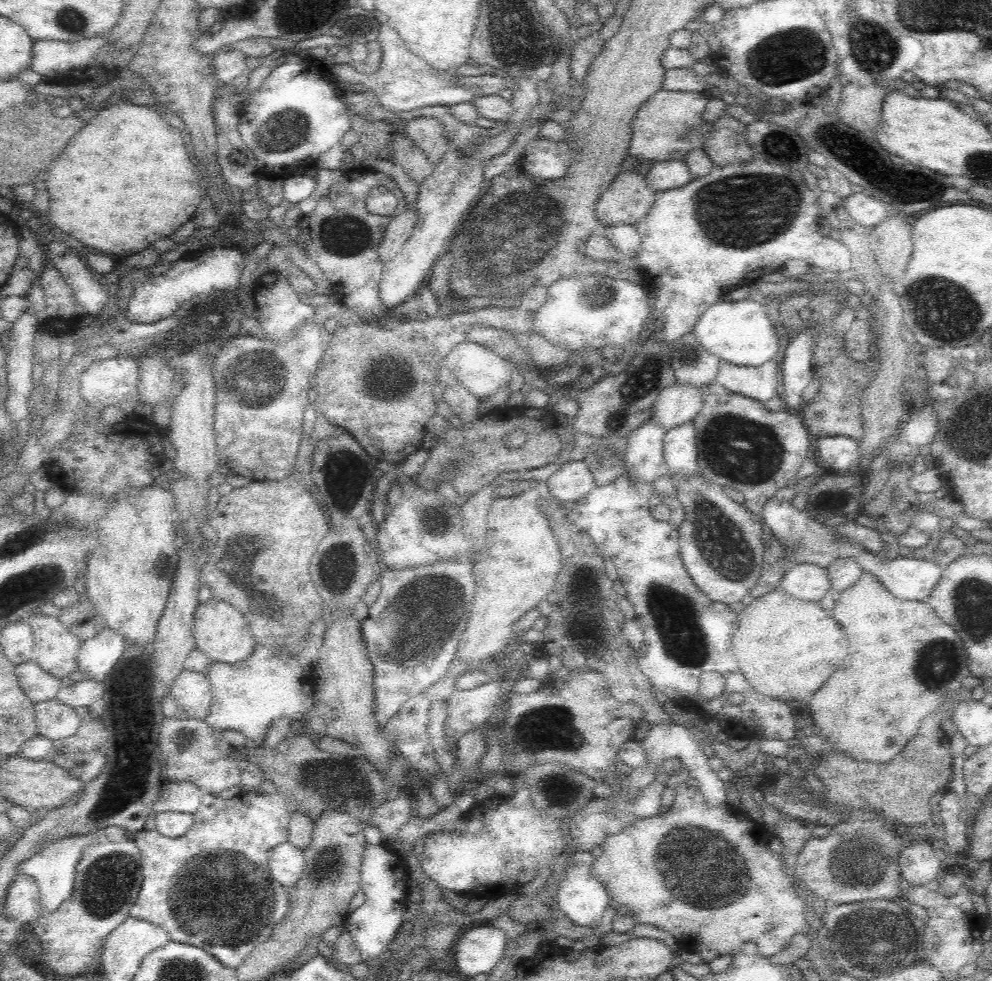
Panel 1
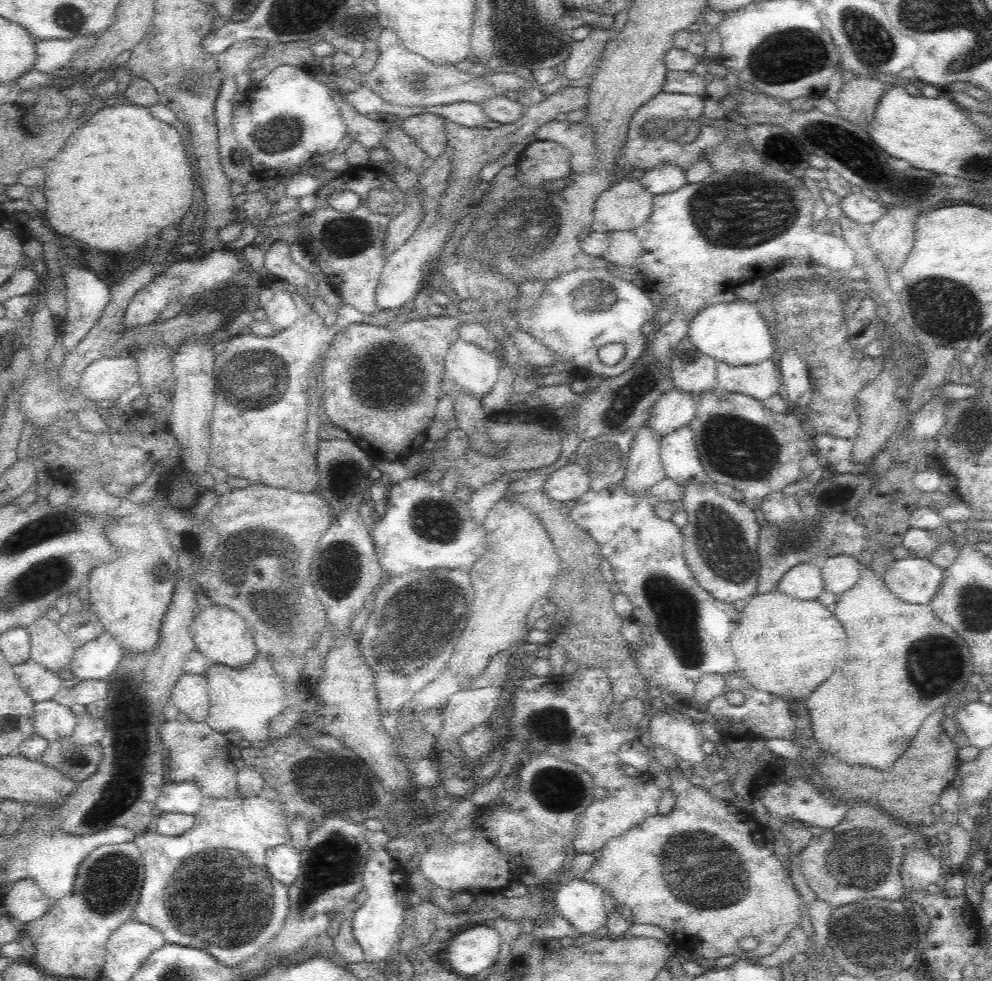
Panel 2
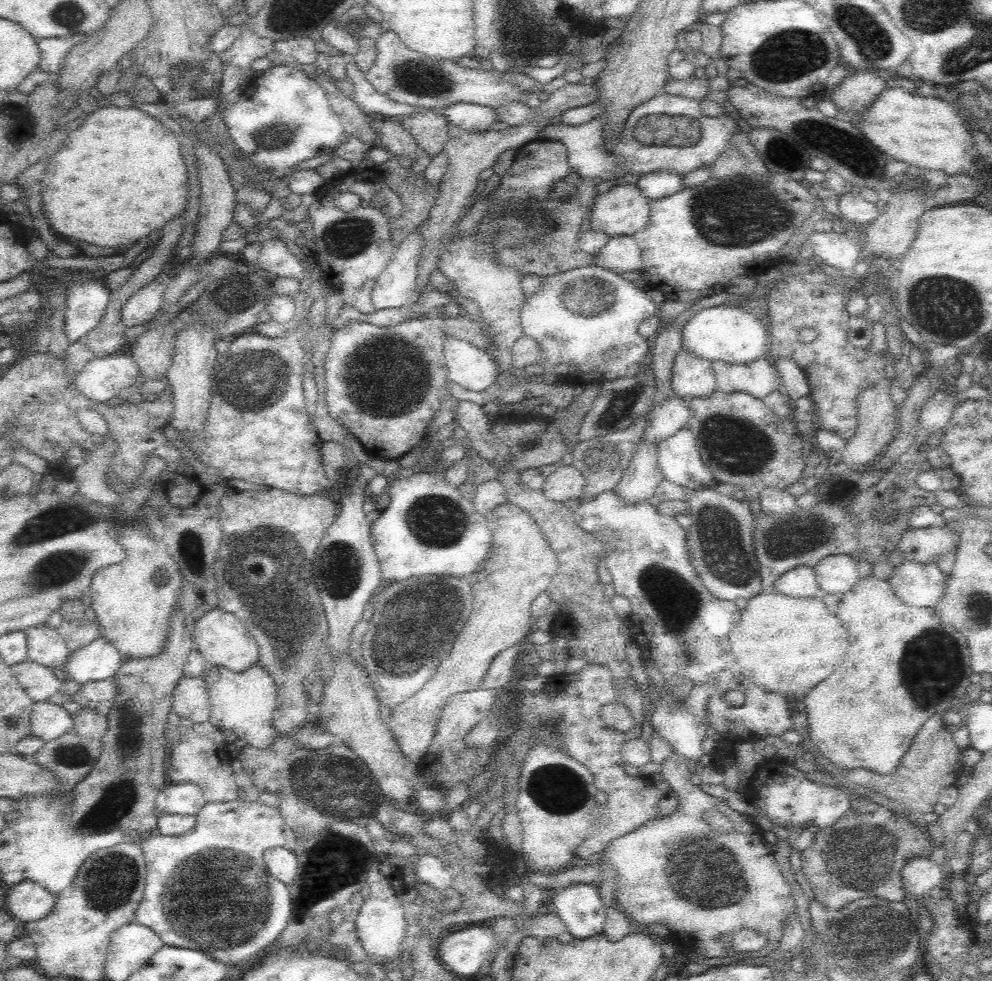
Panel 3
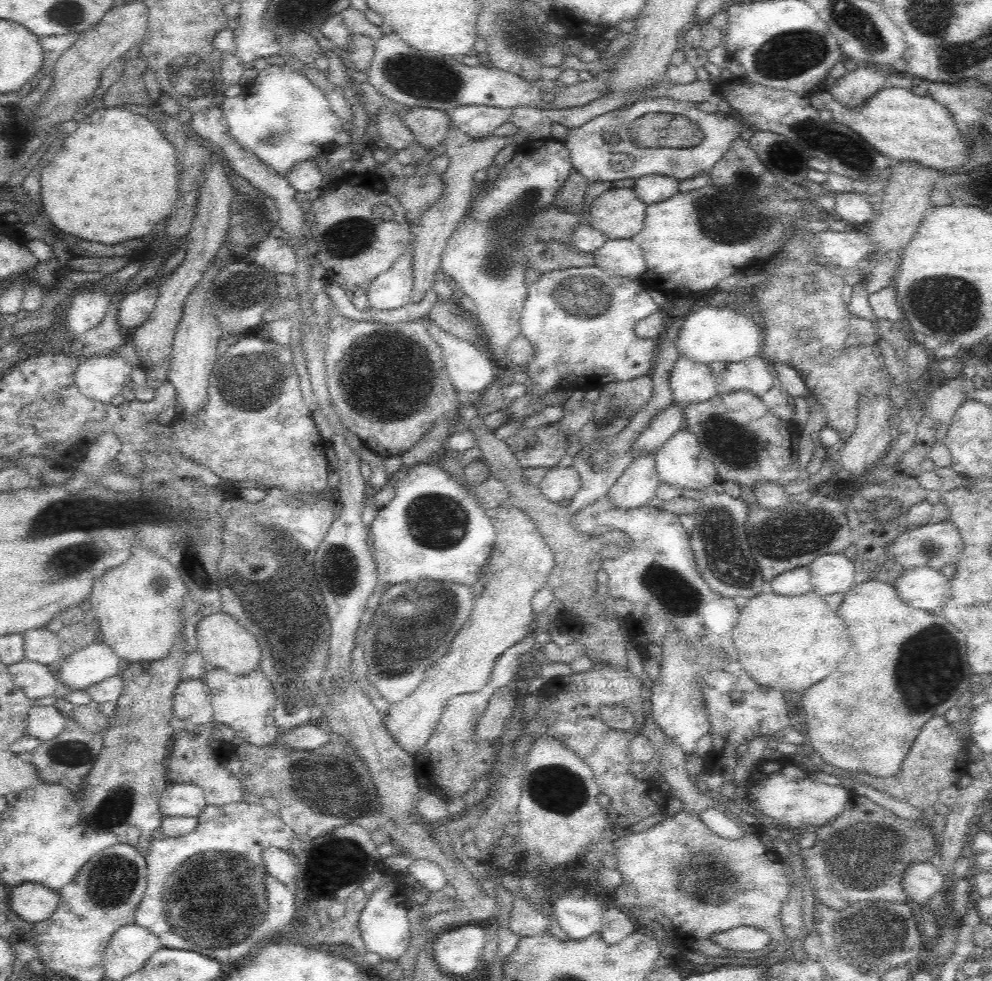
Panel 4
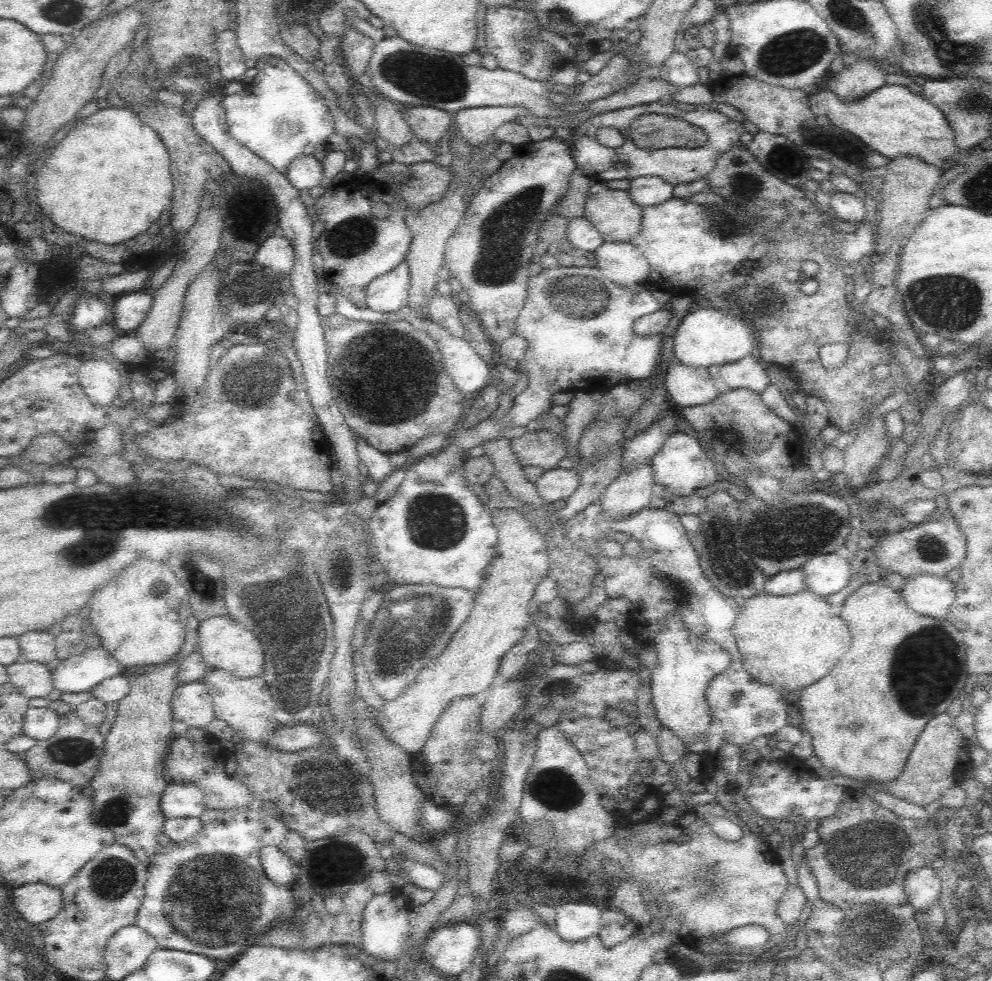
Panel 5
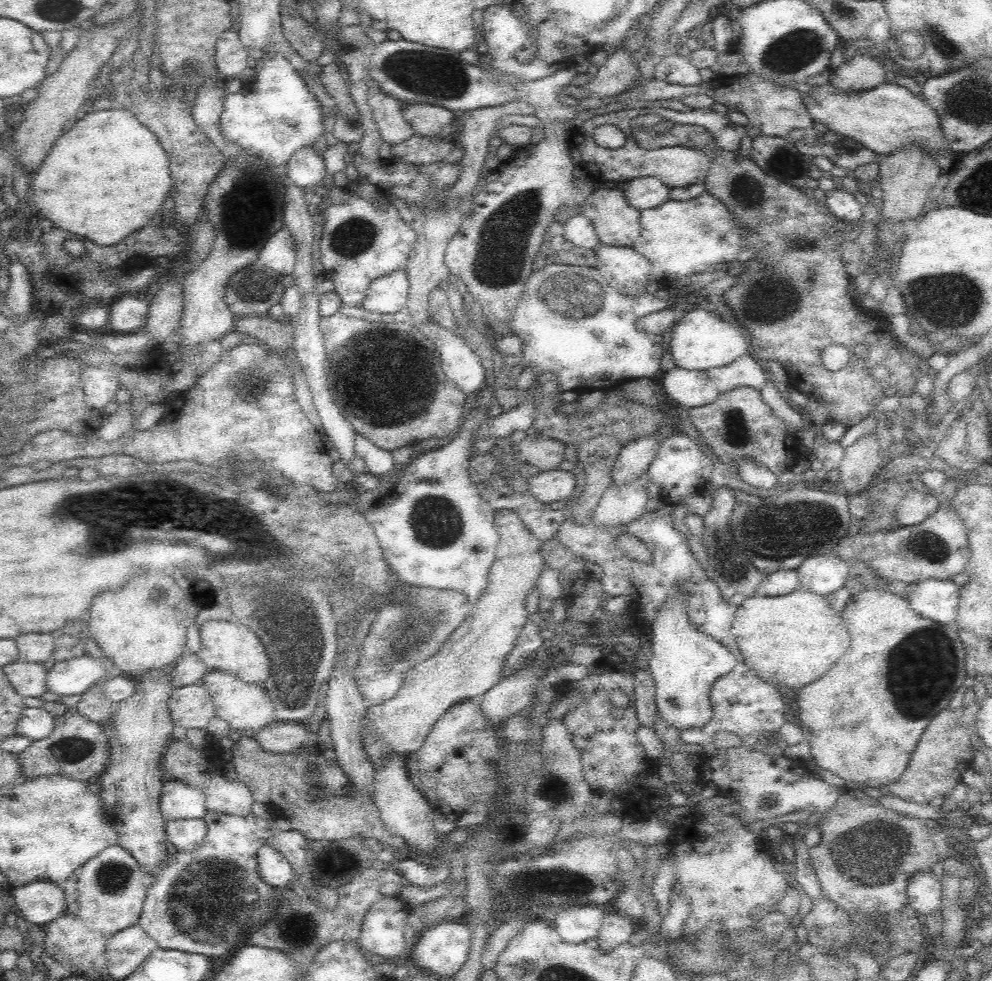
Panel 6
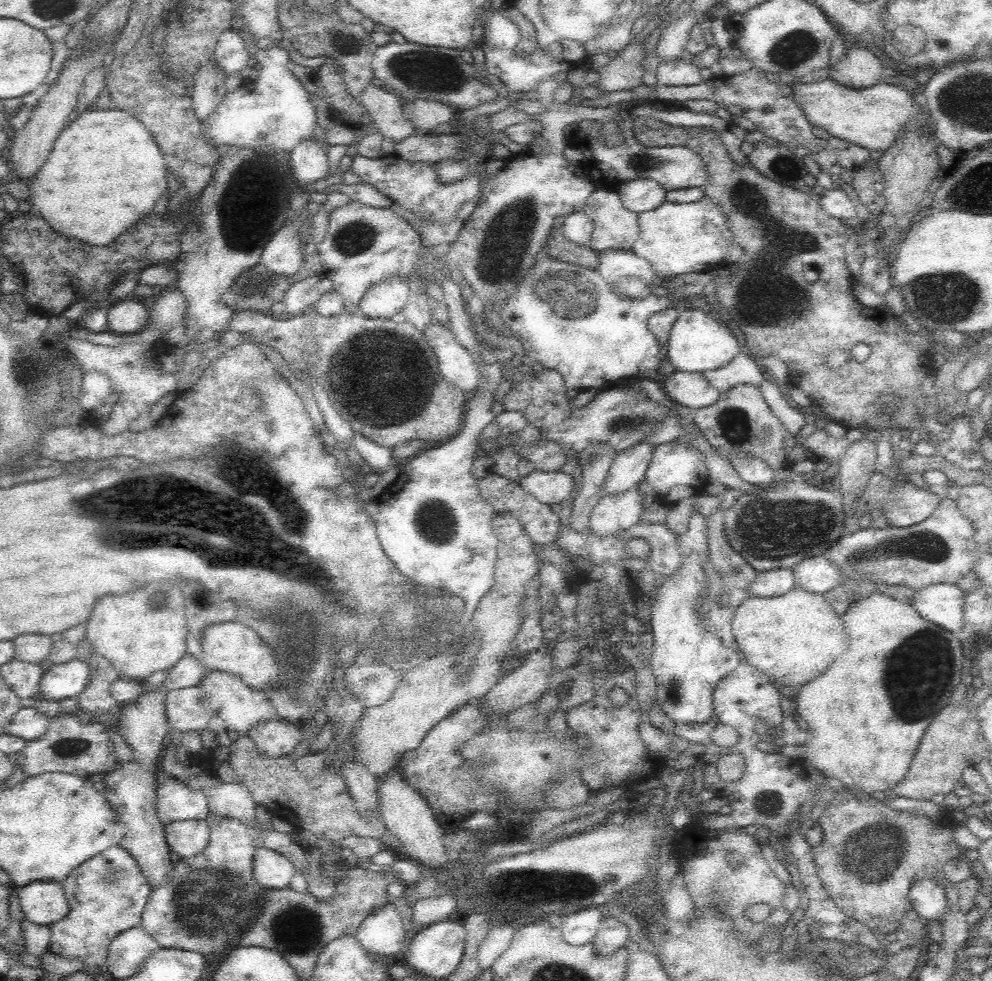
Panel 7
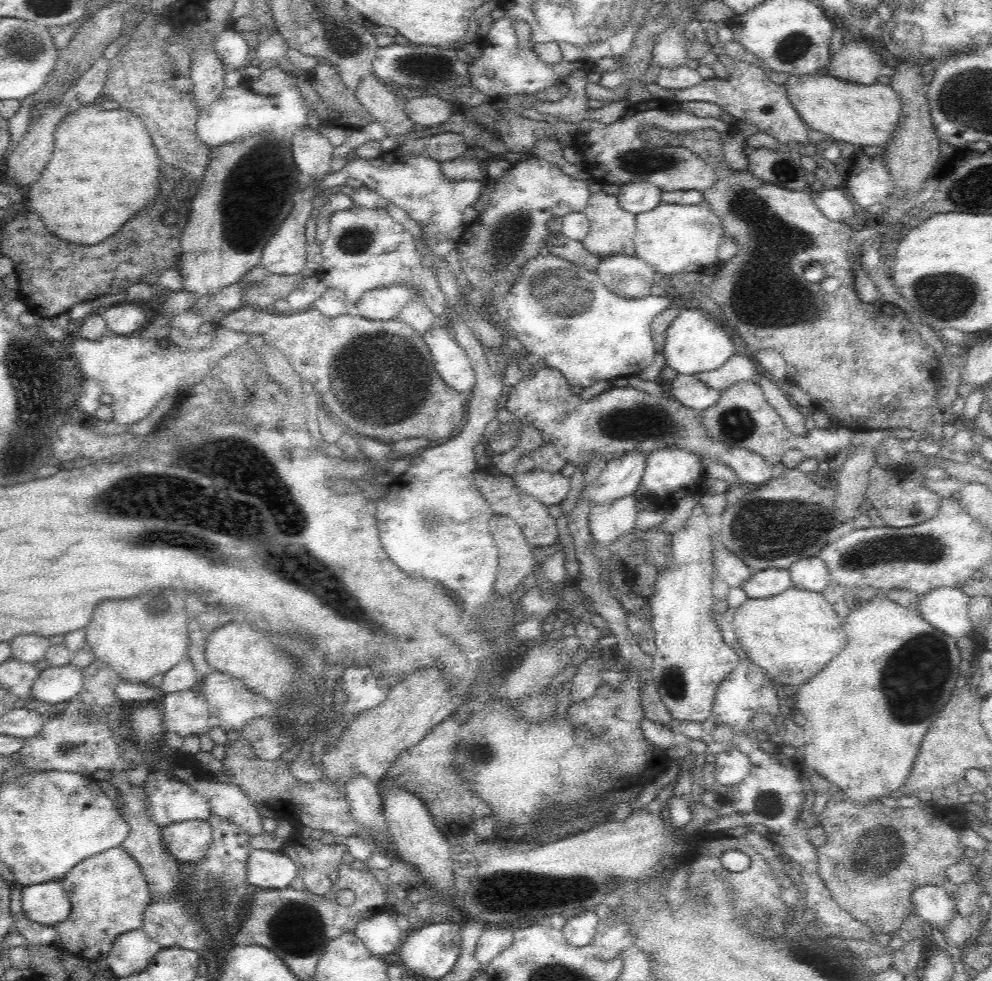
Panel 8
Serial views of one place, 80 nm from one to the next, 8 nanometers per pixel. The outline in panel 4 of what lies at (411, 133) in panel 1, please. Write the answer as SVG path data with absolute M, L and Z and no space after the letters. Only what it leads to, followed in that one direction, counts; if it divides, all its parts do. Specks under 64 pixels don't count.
M414 107L404 112L401 120L425 150L440 147L452 126L449 113L437 108Z

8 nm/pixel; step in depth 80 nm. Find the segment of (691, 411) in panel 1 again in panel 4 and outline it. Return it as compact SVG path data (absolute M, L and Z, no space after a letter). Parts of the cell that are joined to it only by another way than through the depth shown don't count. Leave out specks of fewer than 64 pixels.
M673 403L666 409L658 414L658 417L655 417L648 428L634 441L633 451L636 455L658 450L676 431L680 430L682 419L685 418L682 406Z

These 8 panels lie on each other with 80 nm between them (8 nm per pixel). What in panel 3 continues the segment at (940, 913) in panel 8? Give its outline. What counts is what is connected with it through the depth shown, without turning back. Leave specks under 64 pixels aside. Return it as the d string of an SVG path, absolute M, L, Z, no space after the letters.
M929 857L910 858L901 871L901 881L905 892L910 892L916 900L929 894L934 886L943 887L948 879L944 865L935 863Z

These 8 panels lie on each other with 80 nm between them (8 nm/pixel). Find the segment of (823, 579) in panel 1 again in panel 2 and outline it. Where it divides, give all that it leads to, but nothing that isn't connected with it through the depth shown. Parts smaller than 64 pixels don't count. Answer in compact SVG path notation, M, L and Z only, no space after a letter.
M811 561L792 566L777 586L780 592L800 600L818 598L825 588L820 563Z

